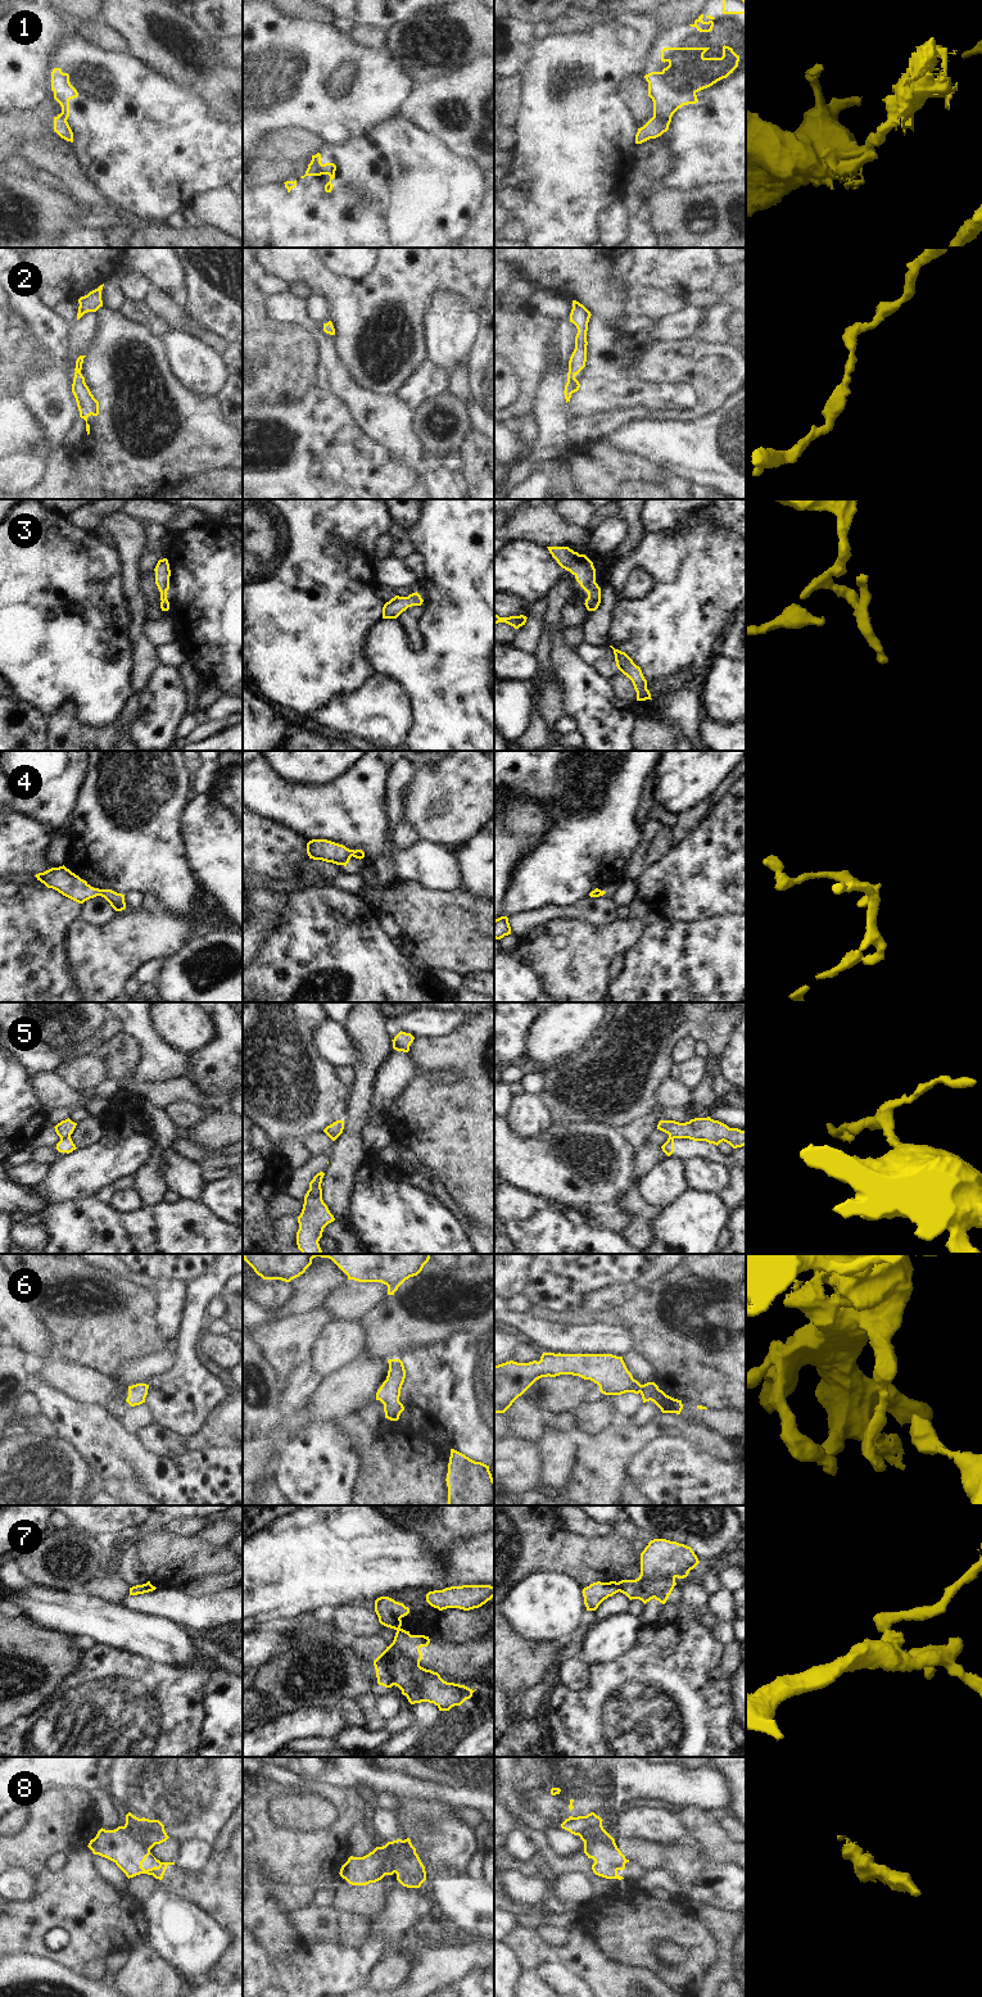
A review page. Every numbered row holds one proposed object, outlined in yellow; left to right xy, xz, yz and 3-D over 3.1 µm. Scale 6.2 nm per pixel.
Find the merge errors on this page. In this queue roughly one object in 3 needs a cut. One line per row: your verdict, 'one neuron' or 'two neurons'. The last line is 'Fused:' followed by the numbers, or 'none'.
1: two neurons
2: one neuron
3: one neuron
4: one neuron
5: one neuron
6: one neuron
7: two neurons
8: two neurons
Fused: 1, 7, 8

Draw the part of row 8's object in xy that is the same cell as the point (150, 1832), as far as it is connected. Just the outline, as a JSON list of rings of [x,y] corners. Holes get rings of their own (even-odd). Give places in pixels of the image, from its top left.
[[[131,1812],[126,1815],[126,1824],[122,1829],[144,1842],[149,1851],[169,1838],[159,1820],[139,1819]]]

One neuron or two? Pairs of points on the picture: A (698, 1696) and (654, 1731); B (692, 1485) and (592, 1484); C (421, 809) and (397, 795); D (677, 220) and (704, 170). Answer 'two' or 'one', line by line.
A: one
B: two
C: two
D: two

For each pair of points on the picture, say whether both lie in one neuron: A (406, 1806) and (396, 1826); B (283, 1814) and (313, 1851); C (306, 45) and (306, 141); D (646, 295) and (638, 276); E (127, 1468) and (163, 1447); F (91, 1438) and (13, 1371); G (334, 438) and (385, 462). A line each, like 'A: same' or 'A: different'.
A: different
B: different
C: different
D: different
E: different
F: different
G: same

